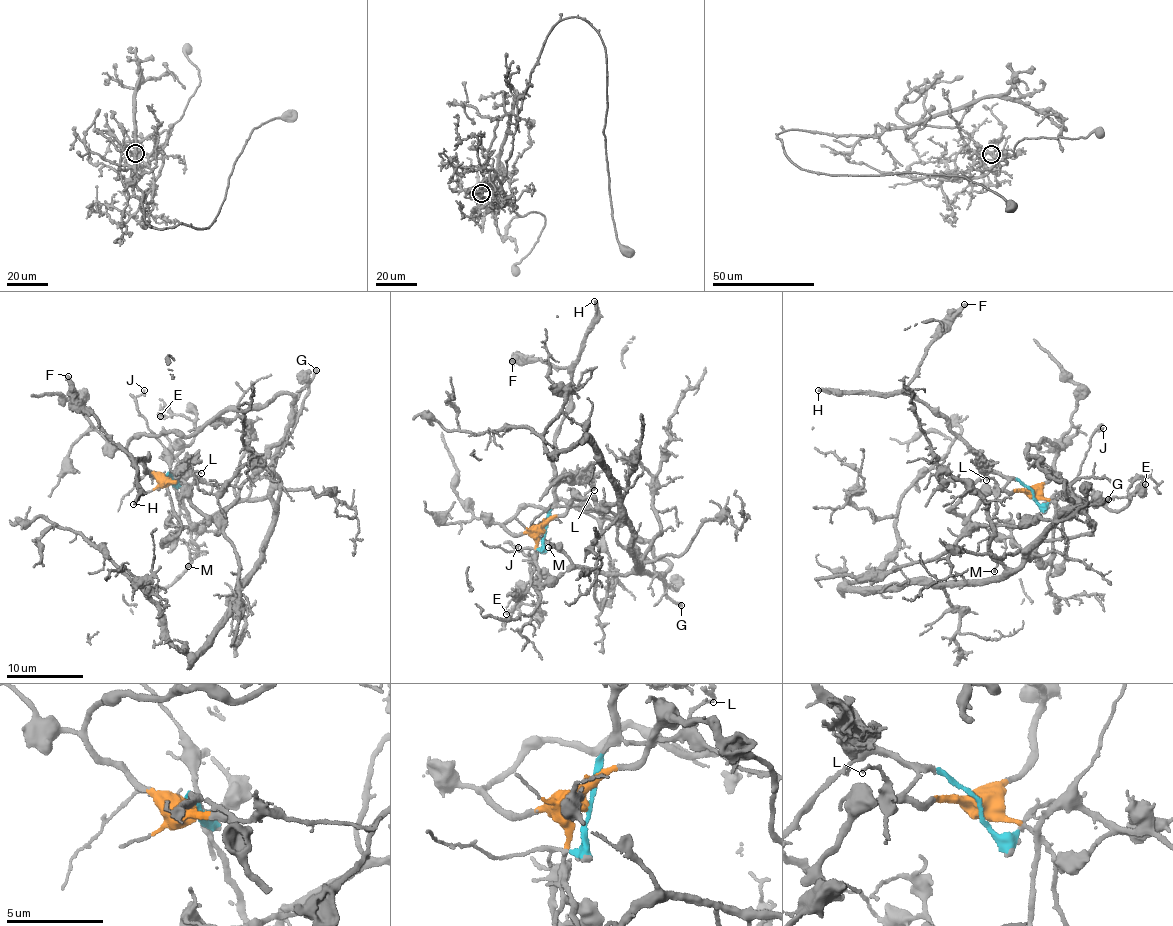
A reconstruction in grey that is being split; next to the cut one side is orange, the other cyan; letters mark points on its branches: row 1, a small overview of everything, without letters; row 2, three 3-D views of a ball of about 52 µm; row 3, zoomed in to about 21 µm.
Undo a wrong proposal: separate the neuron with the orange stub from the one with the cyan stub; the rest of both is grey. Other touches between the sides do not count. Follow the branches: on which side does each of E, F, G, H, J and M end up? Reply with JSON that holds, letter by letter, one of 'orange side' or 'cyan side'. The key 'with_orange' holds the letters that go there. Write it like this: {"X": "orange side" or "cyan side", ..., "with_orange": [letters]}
{"E": "orange side", "F": "cyan side", "G": "orange side", "H": "cyan side", "J": "orange side", "M": "orange side", "with_orange": ["E", "G", "J", "M"]}

